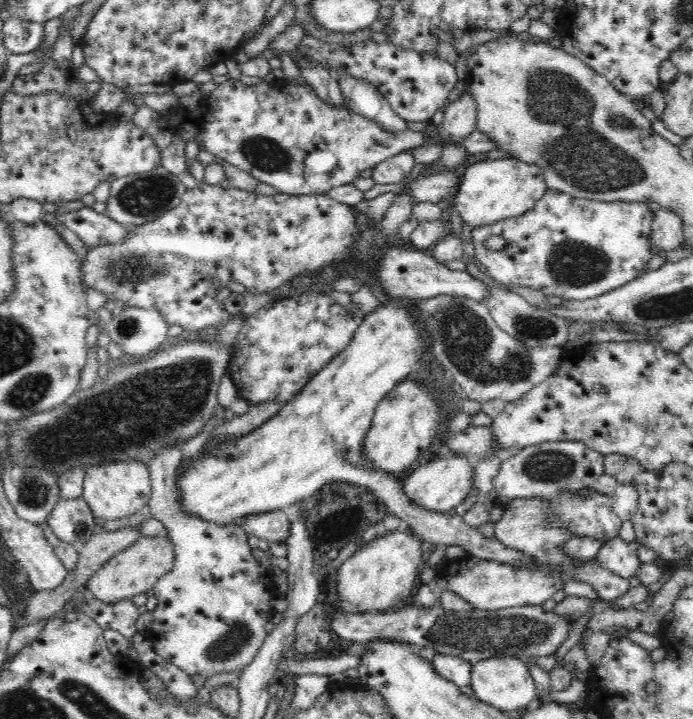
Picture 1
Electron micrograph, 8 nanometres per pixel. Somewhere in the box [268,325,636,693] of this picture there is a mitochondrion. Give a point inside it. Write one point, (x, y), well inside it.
(486, 632)

